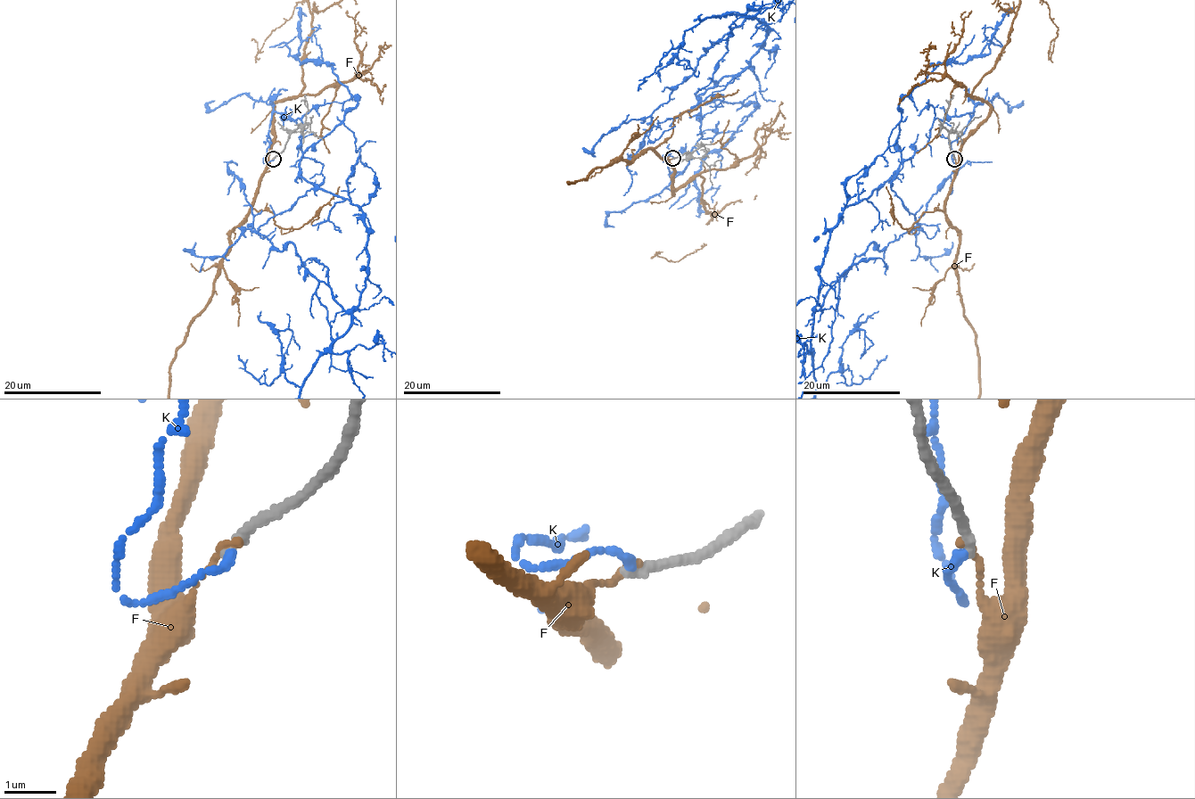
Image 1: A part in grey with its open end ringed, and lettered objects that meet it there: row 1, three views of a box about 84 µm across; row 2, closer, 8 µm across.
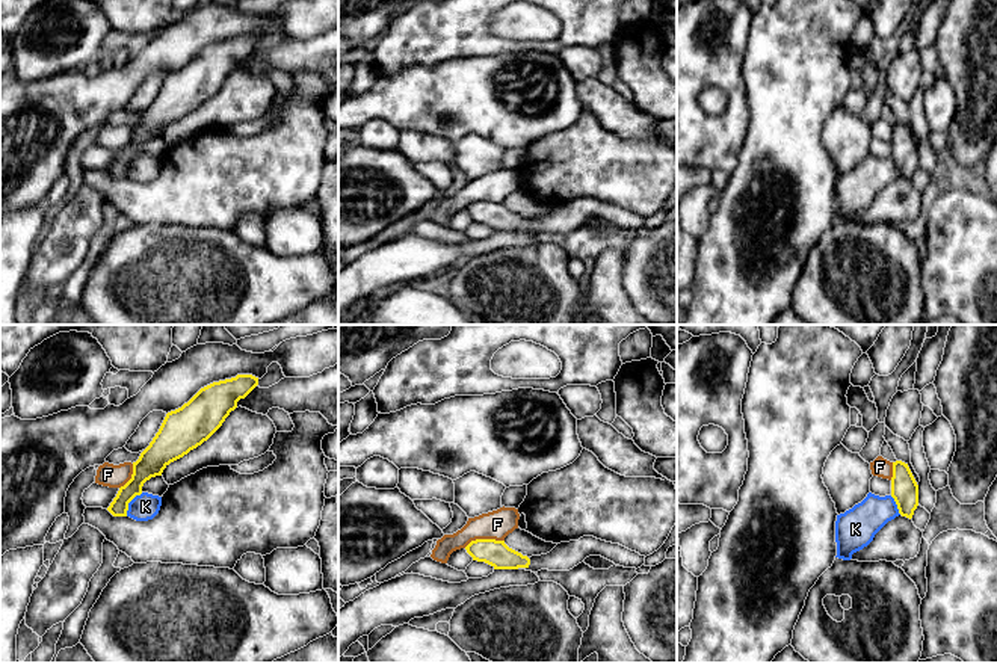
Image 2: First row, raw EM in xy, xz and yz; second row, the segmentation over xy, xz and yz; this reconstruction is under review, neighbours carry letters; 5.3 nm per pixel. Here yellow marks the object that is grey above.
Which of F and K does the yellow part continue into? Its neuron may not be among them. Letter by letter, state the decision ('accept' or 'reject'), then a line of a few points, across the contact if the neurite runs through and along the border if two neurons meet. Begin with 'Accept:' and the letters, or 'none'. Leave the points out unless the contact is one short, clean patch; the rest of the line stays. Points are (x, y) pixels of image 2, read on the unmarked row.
Accept: none
F: reject; line xz (503, 201), (472, 201), (464, 209)
K: reject; line xy (142, 154), (129, 165), (126, 177)

